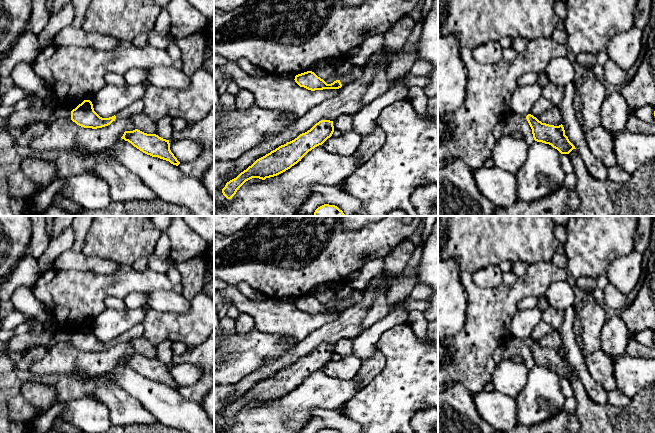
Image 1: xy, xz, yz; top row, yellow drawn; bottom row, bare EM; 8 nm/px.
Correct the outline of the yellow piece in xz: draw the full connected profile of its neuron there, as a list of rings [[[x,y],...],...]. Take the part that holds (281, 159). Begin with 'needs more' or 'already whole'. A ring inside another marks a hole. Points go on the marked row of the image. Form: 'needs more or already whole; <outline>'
already whole; [[[319,121],[310,130],[300,134],[294,140],[257,159],[236,178],[227,182],[222,189],[223,195],[227,199],[231,199],[246,181],[252,178],[265,180],[285,172],[301,161],[309,151],[322,145],[332,136],[333,132],[333,121]]]

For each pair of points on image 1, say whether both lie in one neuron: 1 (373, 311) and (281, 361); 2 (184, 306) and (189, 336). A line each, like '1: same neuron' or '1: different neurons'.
1: different neurons
2: different neurons

